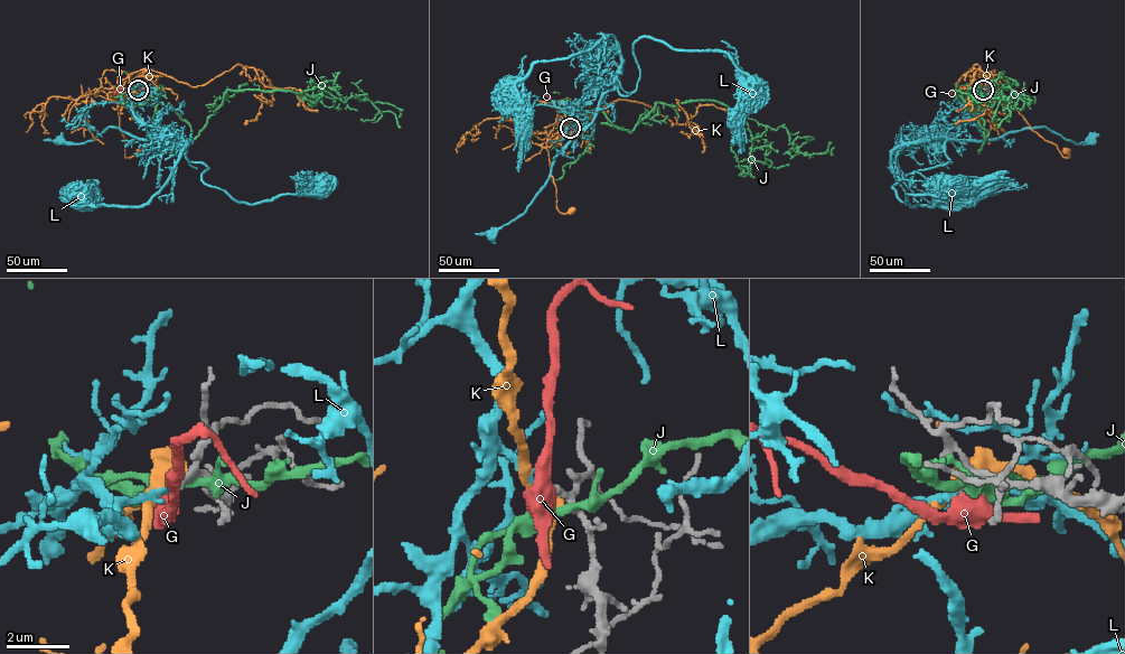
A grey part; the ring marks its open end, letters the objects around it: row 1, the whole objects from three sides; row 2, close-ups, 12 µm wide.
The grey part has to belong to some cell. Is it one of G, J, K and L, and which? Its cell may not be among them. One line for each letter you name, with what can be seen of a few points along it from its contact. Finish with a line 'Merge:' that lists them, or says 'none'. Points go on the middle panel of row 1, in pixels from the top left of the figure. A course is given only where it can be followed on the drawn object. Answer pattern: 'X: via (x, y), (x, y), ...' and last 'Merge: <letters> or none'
L: via (570, 128), (563, 110), (592, 90), (603, 89), (594, 119), (556, 155), (549, 179), (525, 212), (491, 235)
Merge: L

